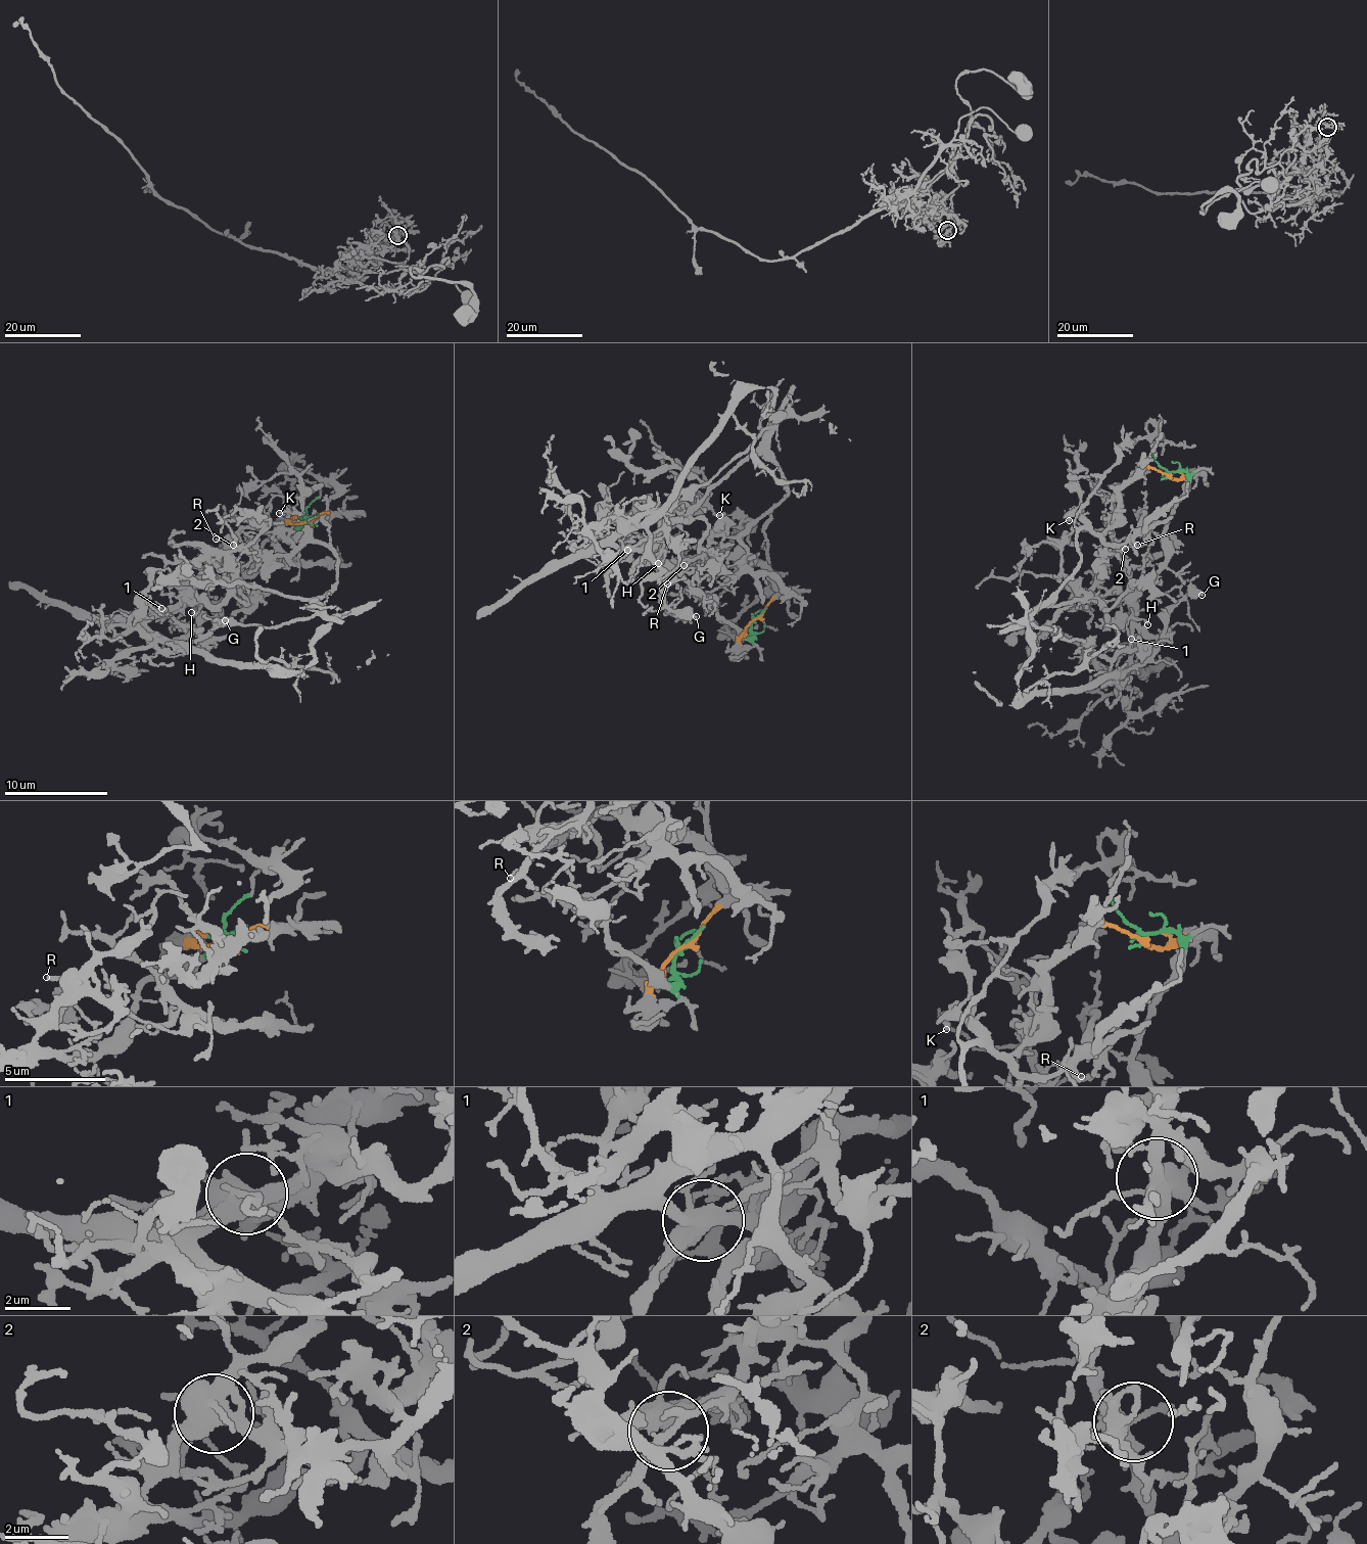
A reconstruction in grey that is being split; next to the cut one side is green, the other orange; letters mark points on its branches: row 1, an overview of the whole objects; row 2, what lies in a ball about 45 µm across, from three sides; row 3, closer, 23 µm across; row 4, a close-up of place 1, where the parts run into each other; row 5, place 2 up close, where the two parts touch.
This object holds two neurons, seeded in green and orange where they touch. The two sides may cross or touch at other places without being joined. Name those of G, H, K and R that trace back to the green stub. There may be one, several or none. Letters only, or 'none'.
G, H

